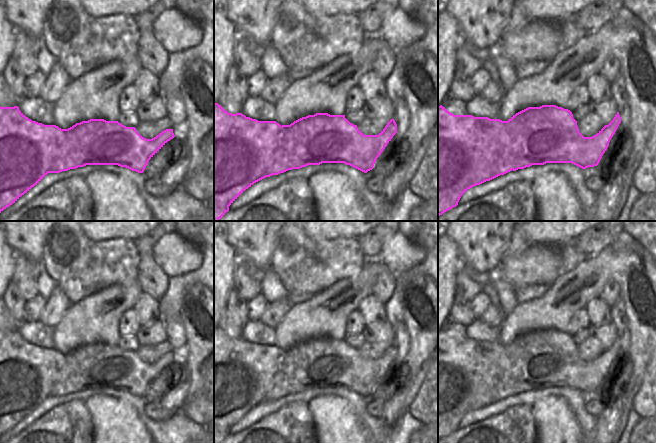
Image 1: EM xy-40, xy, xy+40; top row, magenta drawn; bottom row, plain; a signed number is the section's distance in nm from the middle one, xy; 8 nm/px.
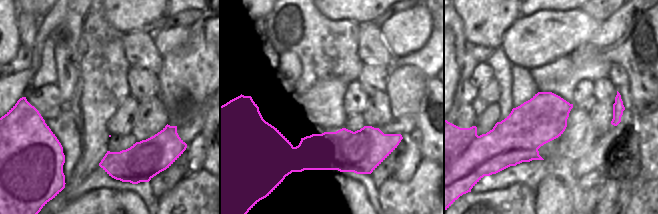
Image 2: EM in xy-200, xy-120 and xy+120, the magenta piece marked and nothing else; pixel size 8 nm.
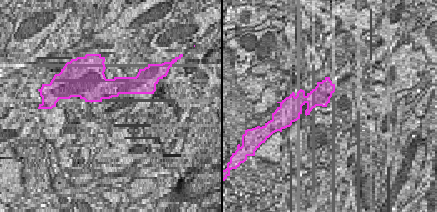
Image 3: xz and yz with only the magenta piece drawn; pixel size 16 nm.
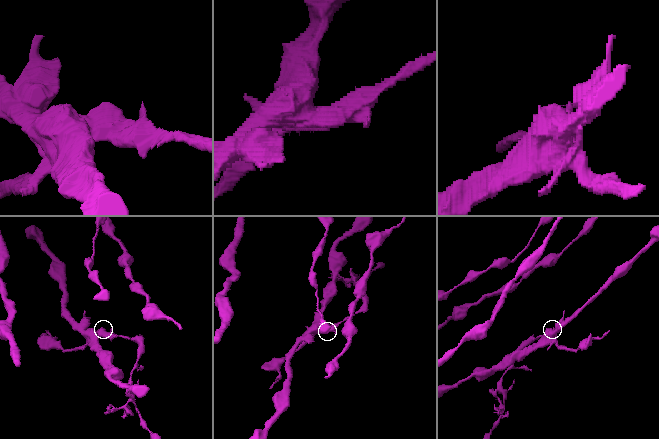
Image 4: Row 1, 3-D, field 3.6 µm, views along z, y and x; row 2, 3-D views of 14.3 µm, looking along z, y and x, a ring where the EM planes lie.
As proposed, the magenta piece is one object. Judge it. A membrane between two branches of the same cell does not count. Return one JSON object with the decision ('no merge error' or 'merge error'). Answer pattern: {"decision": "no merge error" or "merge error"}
{"decision": "merge error"}

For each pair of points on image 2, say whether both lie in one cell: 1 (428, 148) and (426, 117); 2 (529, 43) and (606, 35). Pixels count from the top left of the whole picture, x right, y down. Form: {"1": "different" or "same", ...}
{"1": "same", "2": "different"}

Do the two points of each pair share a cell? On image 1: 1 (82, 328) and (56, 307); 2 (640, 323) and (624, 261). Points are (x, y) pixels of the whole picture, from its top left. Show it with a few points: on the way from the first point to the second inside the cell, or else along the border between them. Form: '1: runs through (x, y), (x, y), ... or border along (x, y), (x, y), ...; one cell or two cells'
1: border along (71, 304), (53, 327); two cells
2: runs through (633, 308), (628, 296), (627, 276); one cell

